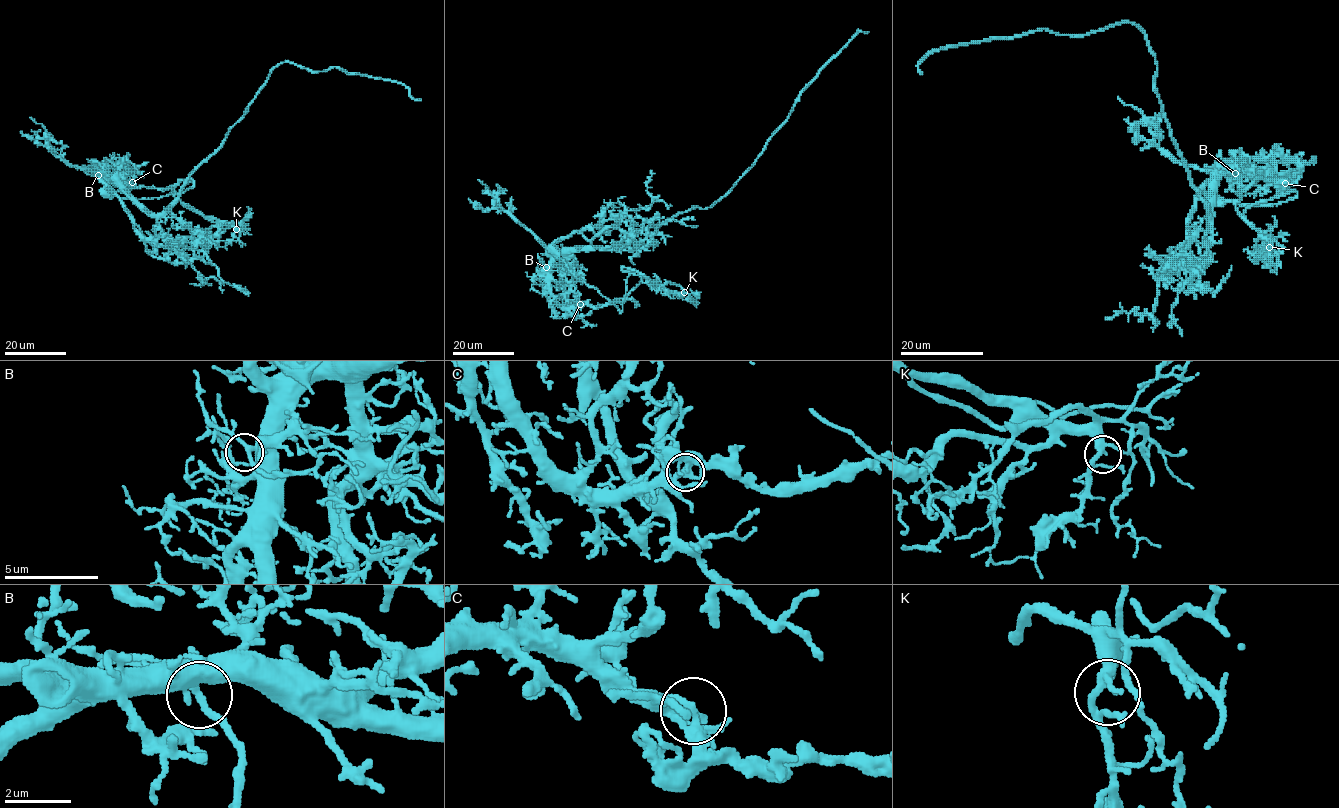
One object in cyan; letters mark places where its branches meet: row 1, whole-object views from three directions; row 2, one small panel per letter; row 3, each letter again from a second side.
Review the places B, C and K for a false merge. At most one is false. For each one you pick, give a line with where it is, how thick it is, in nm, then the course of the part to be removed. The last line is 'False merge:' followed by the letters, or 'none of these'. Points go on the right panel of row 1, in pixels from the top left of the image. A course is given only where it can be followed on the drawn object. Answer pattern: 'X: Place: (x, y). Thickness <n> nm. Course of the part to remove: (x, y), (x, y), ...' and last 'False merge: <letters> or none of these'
C: Place: (1285, 183). Thickness 220 nm. Course of the part to remove: (1285, 184), (1251, 184), (1234, 203), (1247, 222), (1247, 207), (1297, 192), (1261, 206), (1204, 194)
False merge: C

